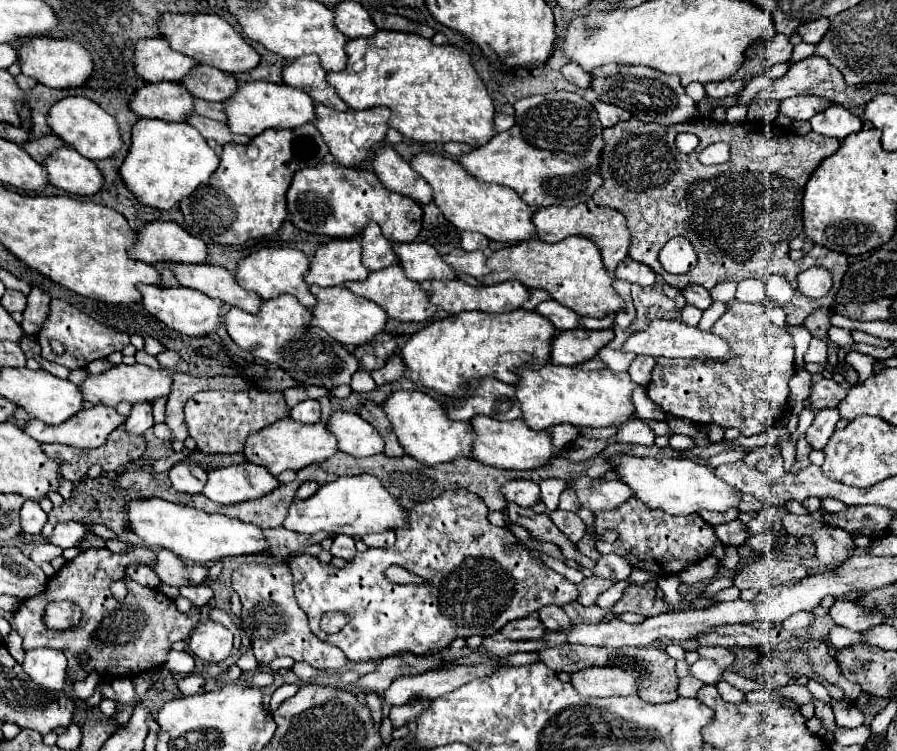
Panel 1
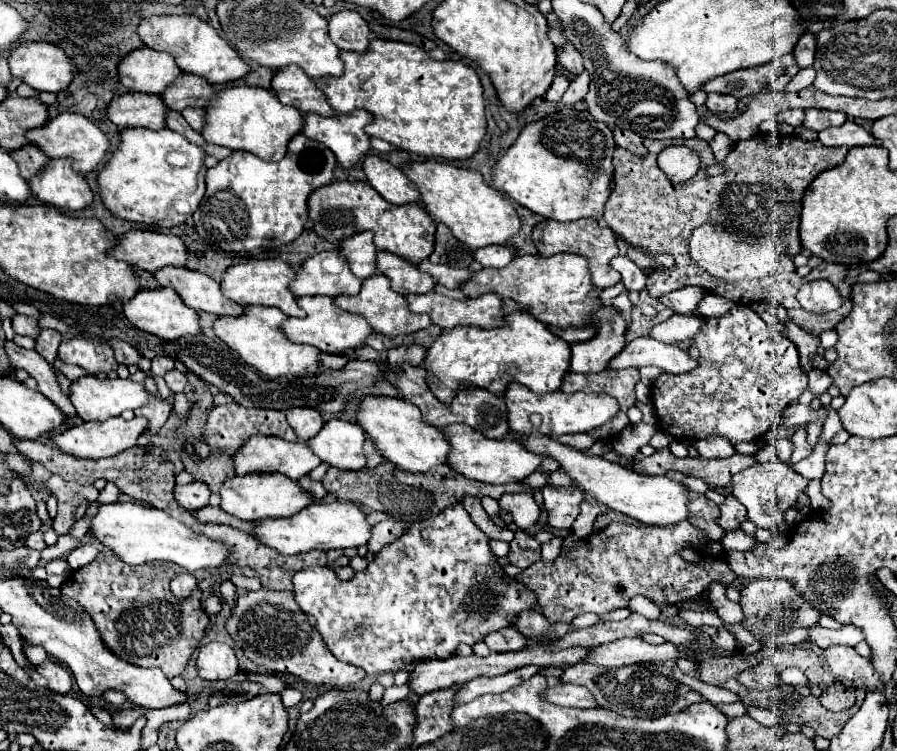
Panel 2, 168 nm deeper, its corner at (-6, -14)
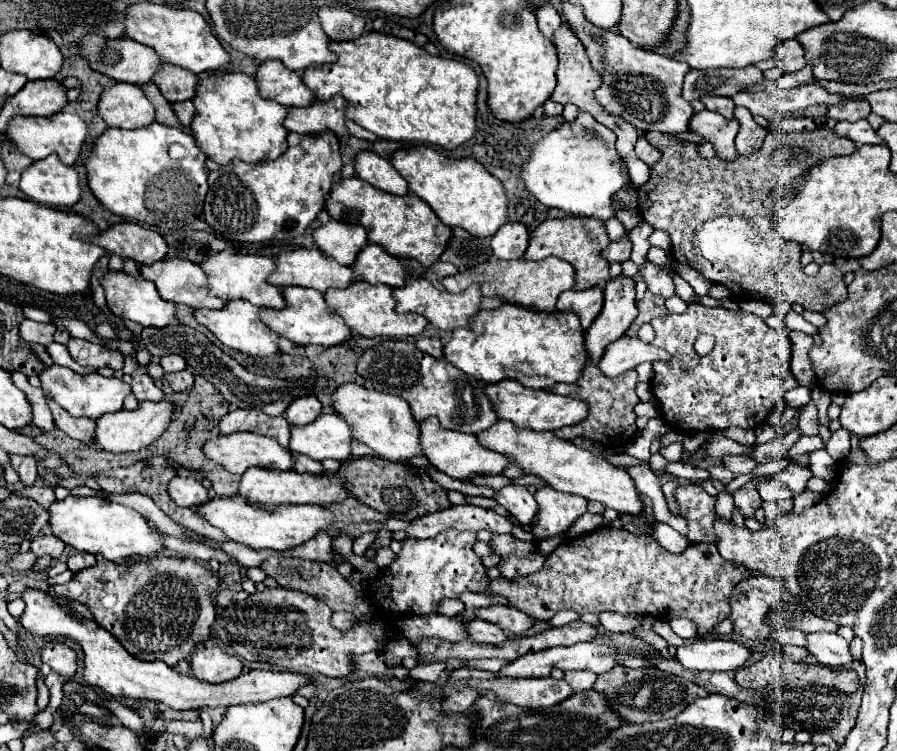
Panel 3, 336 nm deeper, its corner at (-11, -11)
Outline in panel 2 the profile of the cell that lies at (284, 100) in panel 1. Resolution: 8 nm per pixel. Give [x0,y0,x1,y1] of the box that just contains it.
[201,85,303,161]

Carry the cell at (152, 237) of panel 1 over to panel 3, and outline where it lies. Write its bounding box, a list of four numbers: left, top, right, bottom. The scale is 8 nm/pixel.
[92,222,168,264]

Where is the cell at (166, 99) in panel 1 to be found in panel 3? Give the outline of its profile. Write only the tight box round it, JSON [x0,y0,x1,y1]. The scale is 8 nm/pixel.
[98,82,154,128]

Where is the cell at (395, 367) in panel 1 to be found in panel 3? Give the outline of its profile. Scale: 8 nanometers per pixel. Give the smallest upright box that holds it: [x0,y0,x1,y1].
[416,338,442,358]

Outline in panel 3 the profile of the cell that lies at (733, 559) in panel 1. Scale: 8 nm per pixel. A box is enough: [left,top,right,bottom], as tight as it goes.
[492,528,750,634]

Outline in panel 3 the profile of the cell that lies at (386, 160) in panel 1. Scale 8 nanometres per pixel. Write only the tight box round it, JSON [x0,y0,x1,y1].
[354,152,410,196]

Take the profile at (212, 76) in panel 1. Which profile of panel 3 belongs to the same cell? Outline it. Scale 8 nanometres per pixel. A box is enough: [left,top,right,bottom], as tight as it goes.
[154,64,200,102]

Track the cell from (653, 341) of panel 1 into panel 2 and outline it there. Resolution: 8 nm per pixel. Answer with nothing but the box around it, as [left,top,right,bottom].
[609,337,697,373]

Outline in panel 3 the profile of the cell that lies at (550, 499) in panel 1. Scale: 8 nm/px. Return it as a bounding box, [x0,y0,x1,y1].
[532,486,586,538]

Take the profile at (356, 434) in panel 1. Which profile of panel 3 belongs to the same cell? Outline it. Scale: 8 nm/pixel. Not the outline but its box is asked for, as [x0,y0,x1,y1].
[292,412,352,462]

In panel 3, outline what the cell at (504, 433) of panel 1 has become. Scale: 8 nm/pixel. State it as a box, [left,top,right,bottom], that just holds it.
[420,418,514,479]

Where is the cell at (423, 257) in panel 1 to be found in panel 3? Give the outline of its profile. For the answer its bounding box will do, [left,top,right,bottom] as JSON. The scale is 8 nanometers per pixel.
[352,244,410,288]

